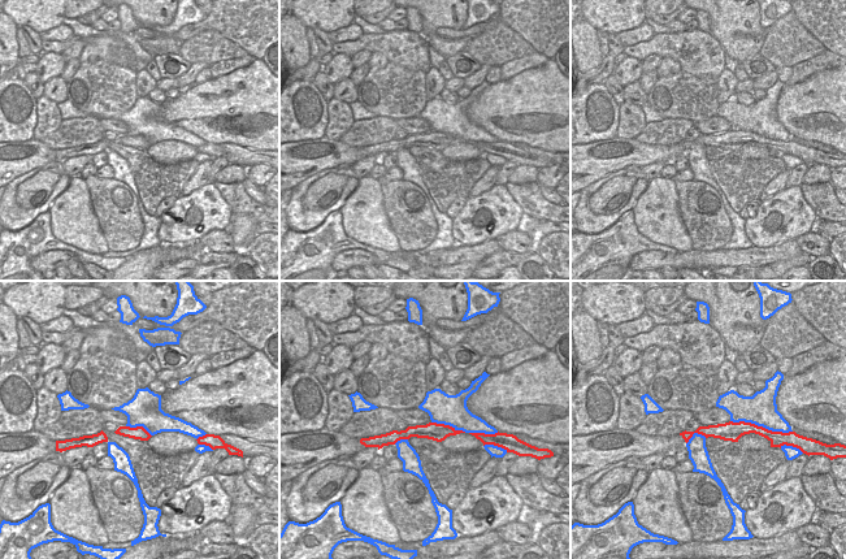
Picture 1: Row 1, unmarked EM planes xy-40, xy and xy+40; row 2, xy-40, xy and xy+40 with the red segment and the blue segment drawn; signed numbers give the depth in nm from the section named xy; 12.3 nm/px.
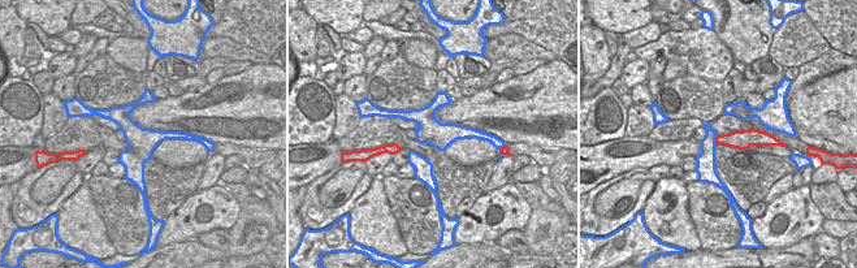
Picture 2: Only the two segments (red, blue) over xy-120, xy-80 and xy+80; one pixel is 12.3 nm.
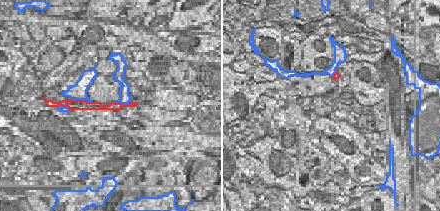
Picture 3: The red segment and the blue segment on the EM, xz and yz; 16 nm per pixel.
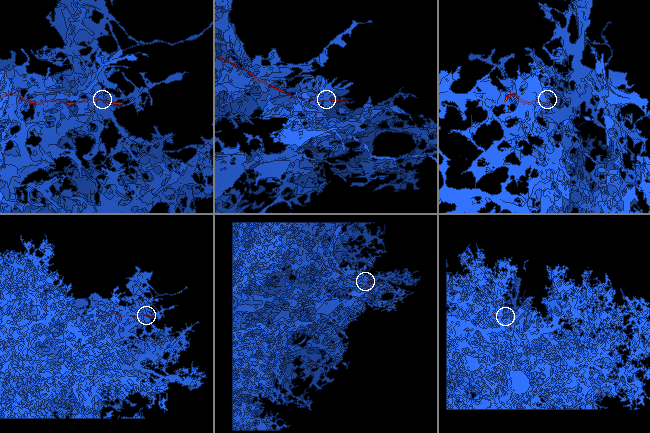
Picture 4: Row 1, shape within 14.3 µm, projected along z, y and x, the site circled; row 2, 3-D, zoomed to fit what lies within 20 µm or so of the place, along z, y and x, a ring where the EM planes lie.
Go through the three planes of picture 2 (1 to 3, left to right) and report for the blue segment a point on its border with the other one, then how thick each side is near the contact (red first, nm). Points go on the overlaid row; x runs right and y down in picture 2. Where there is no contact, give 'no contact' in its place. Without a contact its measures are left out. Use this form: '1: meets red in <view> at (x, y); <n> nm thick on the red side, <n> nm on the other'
1: no contact
2: meets red in xy-80 at (503, 147); 100 nm thick on the red side, 130 nm on the other
3: meets red in xy+80 at (715, 139); 200 nm thick on the red side, 190 nm on the other

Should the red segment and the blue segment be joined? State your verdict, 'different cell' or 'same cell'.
different cell

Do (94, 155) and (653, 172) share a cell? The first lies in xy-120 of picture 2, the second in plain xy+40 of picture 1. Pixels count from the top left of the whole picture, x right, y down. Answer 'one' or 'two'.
one

